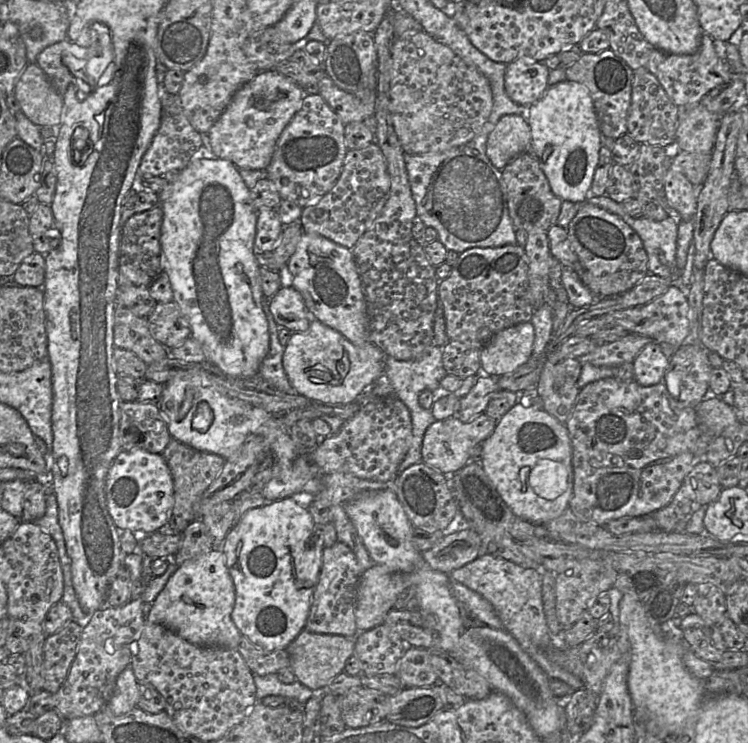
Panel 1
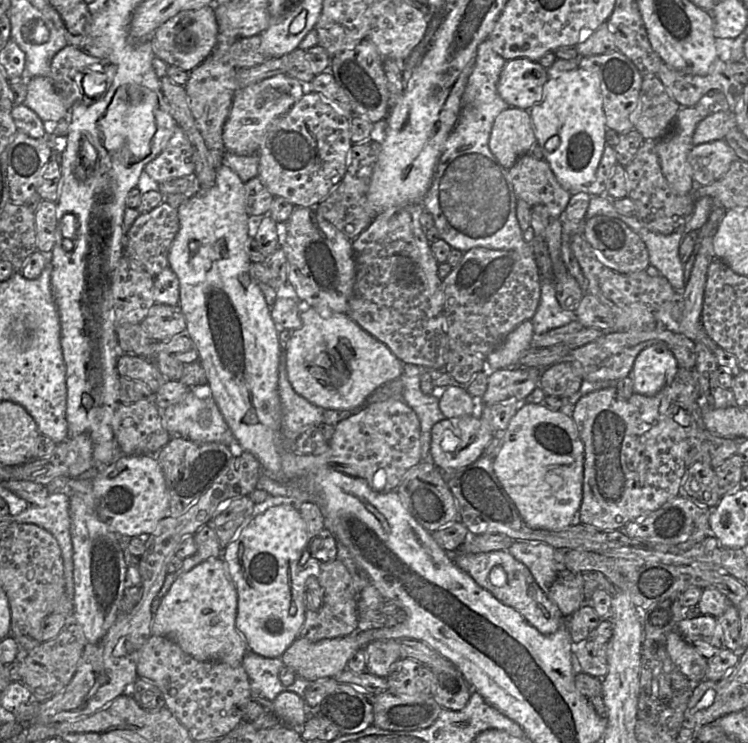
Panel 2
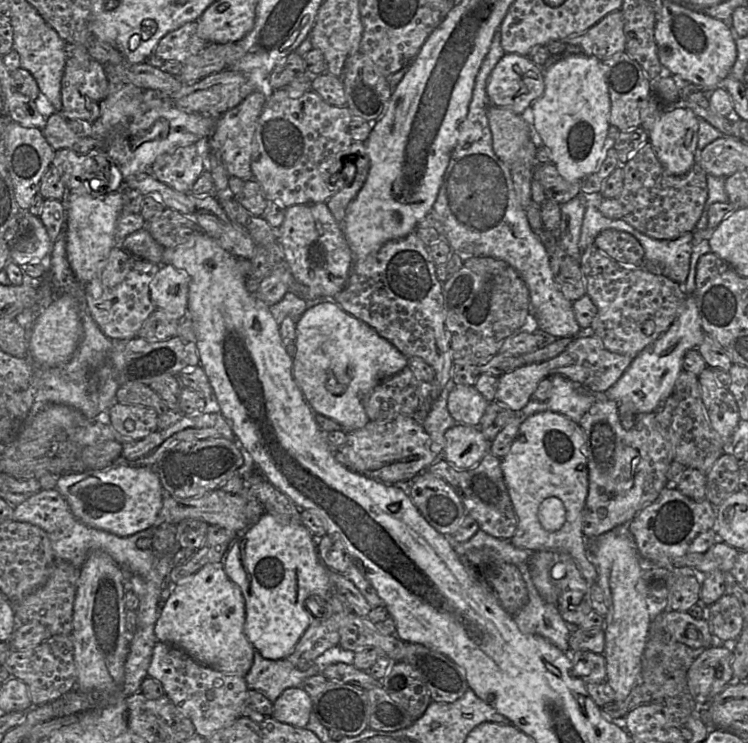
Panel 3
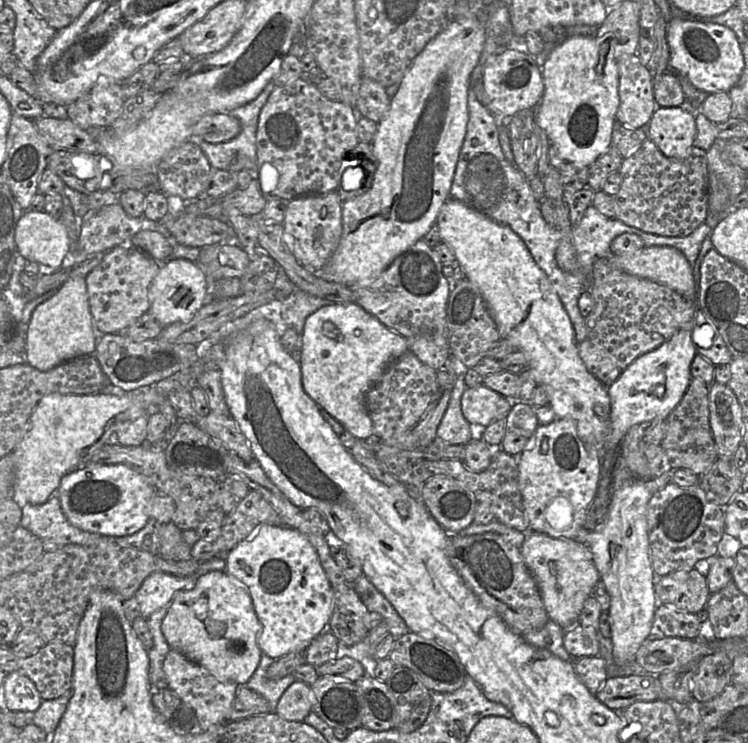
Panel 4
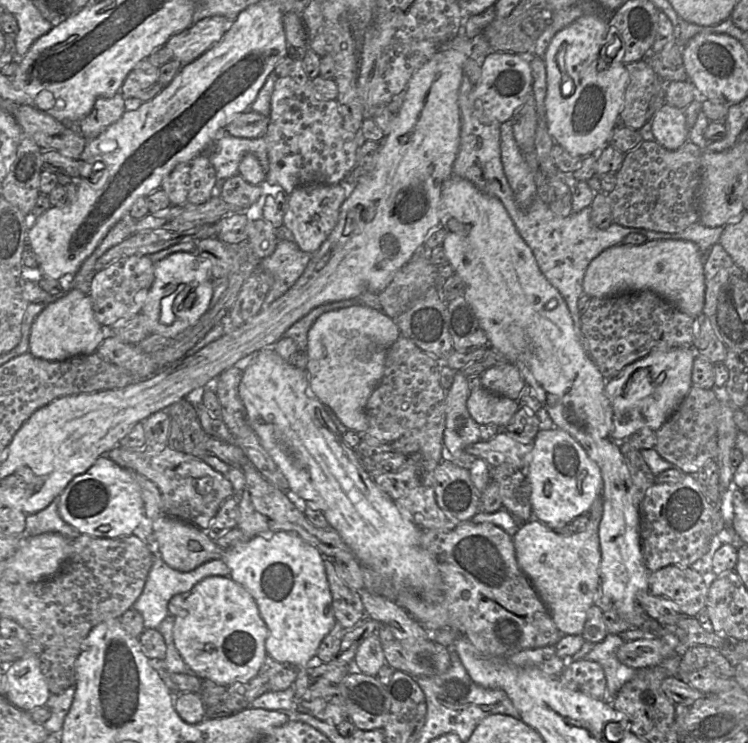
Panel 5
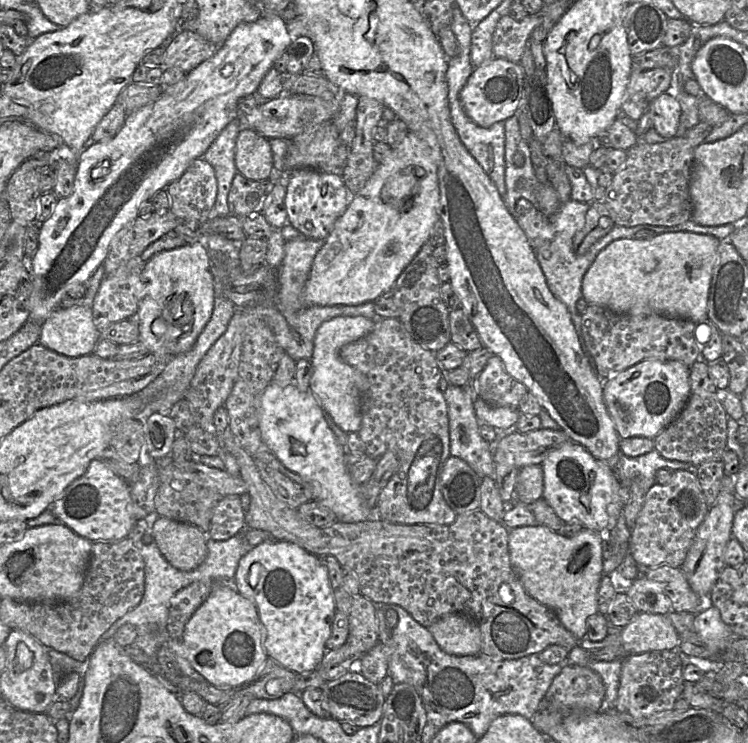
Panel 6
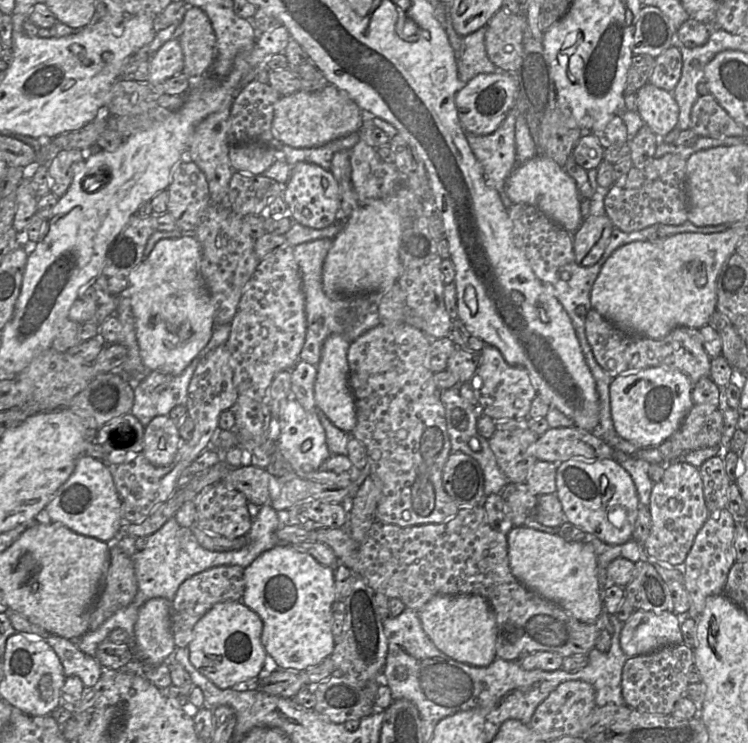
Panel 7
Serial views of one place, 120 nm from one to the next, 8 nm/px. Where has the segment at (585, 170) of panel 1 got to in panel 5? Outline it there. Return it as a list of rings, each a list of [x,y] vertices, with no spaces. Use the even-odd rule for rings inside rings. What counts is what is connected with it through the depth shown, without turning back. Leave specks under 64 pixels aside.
[[[584,15],[555,34],[545,55],[547,93],[545,114],[548,132],[573,156],[586,157],[603,150],[610,140],[623,106],[629,74],[623,61],[624,47],[610,66],[599,69],[602,46],[610,32],[607,20]]]

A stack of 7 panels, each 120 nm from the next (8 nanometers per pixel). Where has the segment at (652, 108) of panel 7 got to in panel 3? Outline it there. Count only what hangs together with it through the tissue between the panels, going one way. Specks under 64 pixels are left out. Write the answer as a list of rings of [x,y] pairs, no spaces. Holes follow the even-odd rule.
[[[665,107],[666,109],[648,132],[648,141],[666,171],[671,175],[680,176],[689,172],[695,163],[700,118],[690,108]]]

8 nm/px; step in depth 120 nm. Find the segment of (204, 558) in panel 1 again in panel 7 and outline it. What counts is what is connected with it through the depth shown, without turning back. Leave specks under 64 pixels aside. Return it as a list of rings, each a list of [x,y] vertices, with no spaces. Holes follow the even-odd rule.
[[[241,601],[213,606],[195,625],[187,649],[192,665],[221,689],[261,677],[267,653],[262,645],[263,622],[256,612]]]

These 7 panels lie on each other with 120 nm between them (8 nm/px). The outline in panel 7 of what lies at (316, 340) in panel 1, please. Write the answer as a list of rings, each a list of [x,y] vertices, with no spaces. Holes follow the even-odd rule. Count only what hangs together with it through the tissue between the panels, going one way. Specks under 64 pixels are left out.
[[[340,334],[326,338],[317,364],[317,376],[314,385],[315,406],[318,412],[325,413],[332,423],[342,431],[350,434],[357,425],[356,401],[350,386],[350,369],[347,352],[351,342]]]

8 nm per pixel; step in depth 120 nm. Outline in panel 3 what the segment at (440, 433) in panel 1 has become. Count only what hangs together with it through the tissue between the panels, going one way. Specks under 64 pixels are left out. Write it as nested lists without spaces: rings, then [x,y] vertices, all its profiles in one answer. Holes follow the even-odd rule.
[[[457,423],[445,433],[442,458],[458,470],[468,470],[479,464],[489,446],[479,426]]]

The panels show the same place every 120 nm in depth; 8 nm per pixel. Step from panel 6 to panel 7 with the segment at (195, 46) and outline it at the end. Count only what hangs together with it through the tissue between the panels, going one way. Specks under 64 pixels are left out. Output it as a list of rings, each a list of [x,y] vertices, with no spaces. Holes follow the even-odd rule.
[[[176,37],[167,41],[150,59],[148,84],[157,93],[167,79],[183,73],[184,54],[180,40]]]

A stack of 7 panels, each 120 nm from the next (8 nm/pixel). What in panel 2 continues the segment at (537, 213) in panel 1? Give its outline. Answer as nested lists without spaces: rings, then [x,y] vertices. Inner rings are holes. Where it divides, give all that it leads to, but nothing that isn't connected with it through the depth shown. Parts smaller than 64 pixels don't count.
[[[527,153],[508,173],[517,200],[527,202],[530,207],[544,205],[551,218],[558,218],[565,210],[572,194],[560,185],[547,161]]]

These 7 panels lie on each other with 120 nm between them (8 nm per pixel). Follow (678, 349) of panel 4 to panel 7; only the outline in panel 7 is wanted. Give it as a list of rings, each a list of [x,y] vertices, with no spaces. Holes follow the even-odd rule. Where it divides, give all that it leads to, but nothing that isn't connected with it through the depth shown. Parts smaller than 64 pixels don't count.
[[[664,366],[648,367],[614,377],[610,385],[610,406],[616,432],[639,448],[661,444],[677,431],[694,405],[692,388],[685,373]]]

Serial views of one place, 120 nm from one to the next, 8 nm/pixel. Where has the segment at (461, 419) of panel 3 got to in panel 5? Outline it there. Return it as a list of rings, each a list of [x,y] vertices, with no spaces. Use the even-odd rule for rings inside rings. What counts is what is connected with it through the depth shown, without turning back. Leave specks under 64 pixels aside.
[[[480,387],[471,391],[467,409],[479,425],[495,424],[505,427],[519,409],[517,401],[492,393]]]

